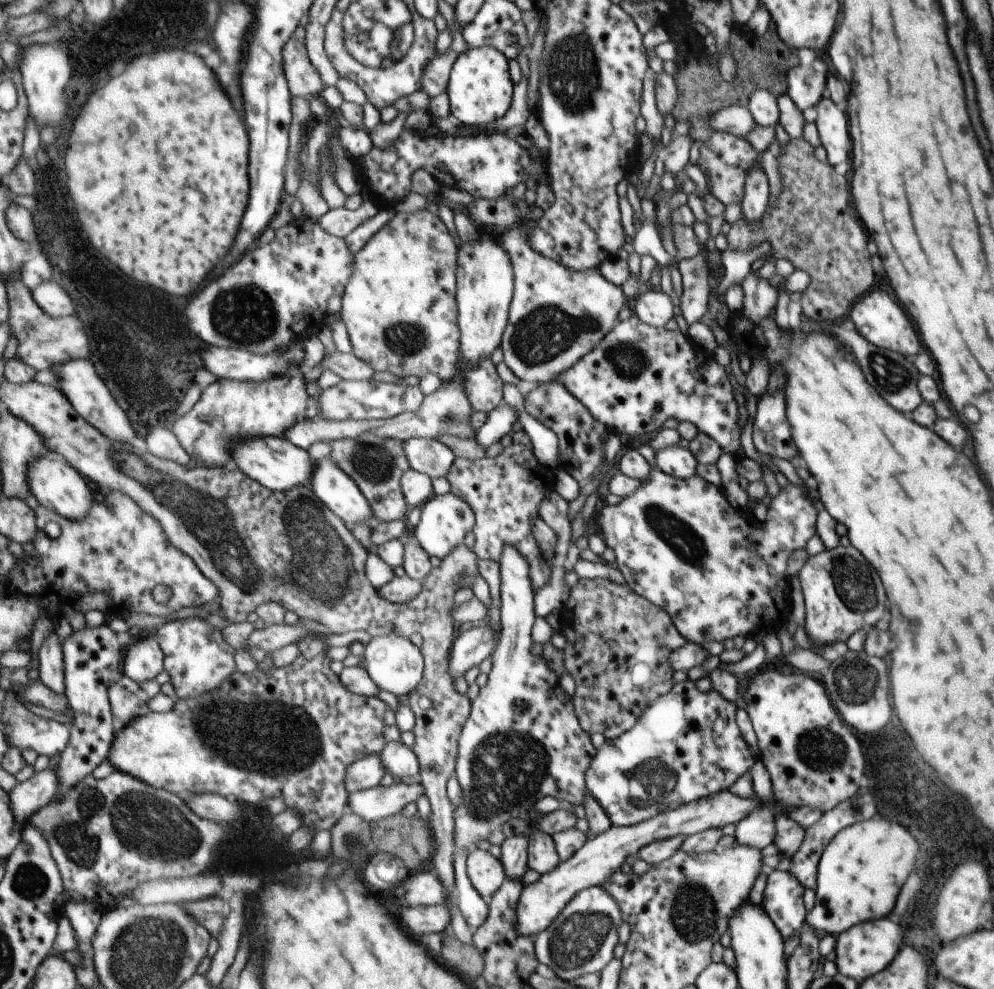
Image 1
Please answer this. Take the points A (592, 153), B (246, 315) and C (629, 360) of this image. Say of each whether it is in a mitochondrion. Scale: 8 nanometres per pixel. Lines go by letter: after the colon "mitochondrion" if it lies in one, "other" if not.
A: other
B: mitochondrion
C: mitochondrion

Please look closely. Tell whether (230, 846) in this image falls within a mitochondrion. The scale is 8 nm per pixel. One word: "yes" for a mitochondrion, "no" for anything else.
no

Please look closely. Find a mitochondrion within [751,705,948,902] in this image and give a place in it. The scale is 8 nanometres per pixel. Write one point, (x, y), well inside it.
(823, 749)

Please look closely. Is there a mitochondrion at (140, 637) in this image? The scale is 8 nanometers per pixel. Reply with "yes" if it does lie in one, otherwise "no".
no

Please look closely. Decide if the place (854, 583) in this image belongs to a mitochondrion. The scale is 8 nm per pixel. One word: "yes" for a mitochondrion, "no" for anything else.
yes

